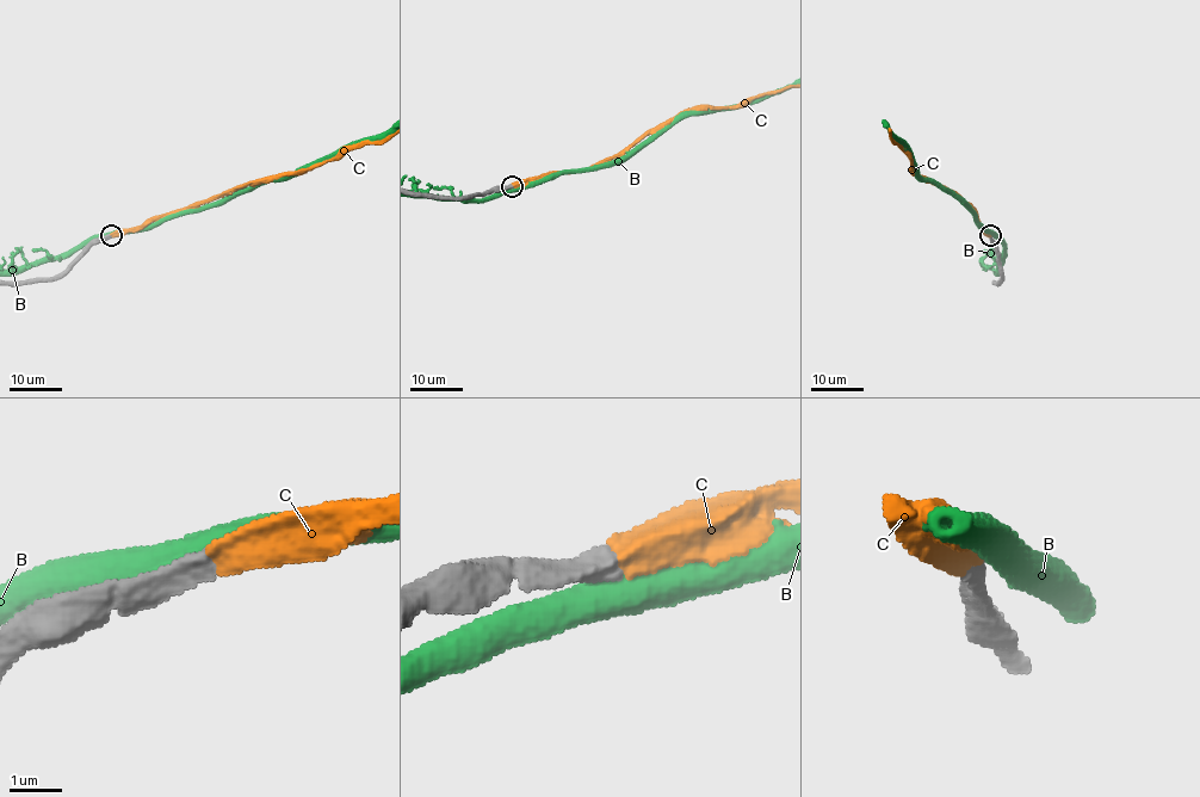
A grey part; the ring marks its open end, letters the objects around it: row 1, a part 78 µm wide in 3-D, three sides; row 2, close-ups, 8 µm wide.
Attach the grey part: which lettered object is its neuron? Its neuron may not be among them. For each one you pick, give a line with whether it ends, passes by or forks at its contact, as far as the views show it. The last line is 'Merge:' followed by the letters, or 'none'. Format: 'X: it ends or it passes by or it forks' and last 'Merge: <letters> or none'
C: it ends
Merge: C

